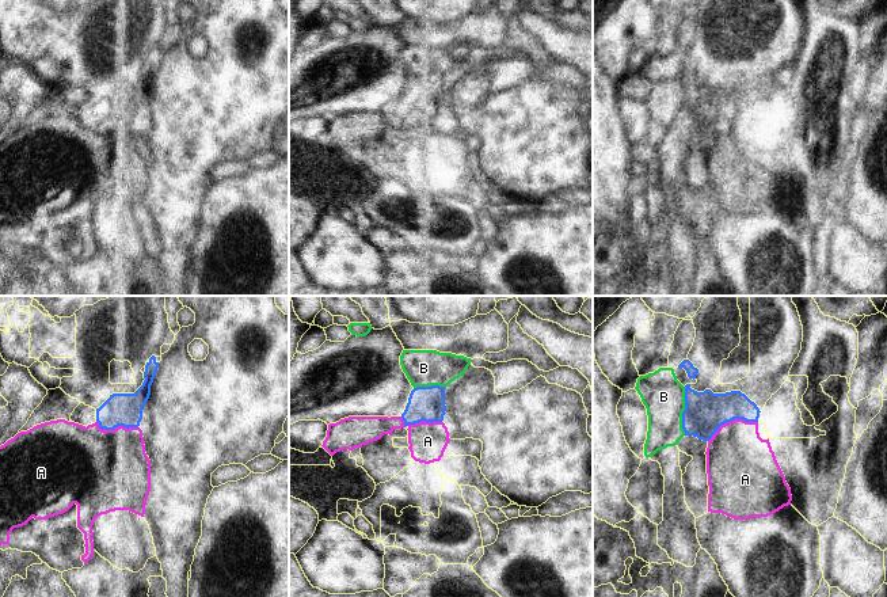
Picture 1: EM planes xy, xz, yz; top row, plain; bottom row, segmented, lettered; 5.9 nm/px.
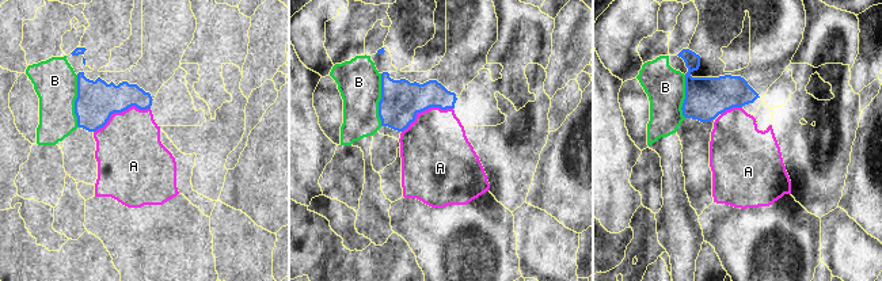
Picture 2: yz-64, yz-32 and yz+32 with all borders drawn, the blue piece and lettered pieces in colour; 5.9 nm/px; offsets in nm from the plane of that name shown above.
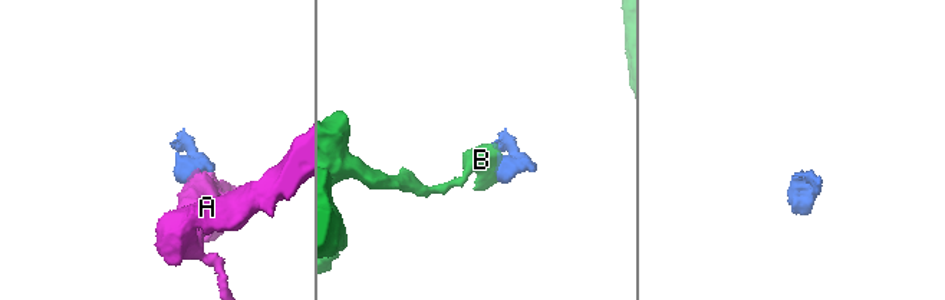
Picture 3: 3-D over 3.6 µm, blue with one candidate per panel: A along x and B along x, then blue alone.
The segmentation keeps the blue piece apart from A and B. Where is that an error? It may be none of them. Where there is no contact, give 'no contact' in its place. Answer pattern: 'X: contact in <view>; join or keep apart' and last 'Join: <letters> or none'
A: contact in yz; keep apart
B: contact in yz; join
Join: B

